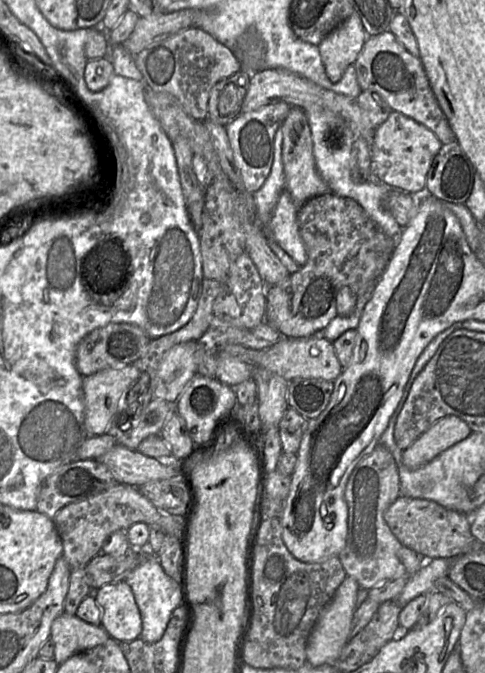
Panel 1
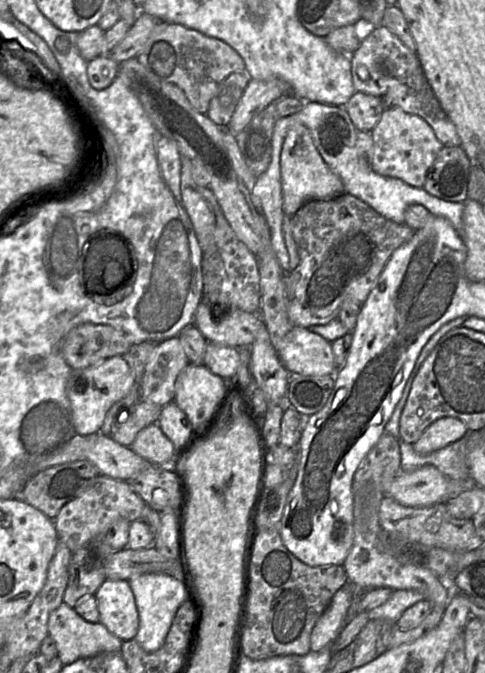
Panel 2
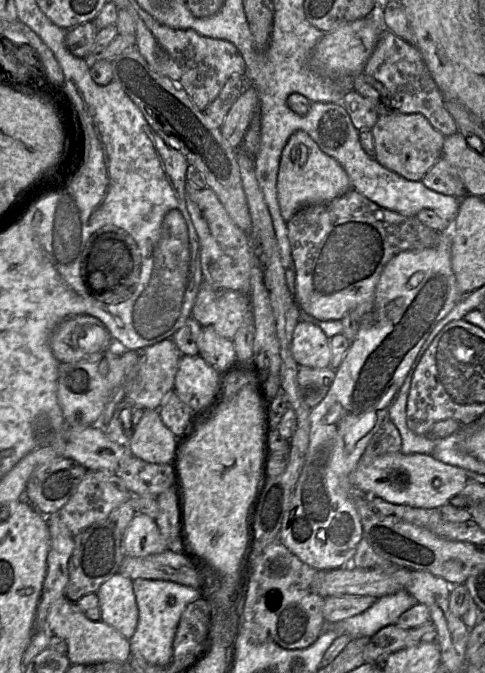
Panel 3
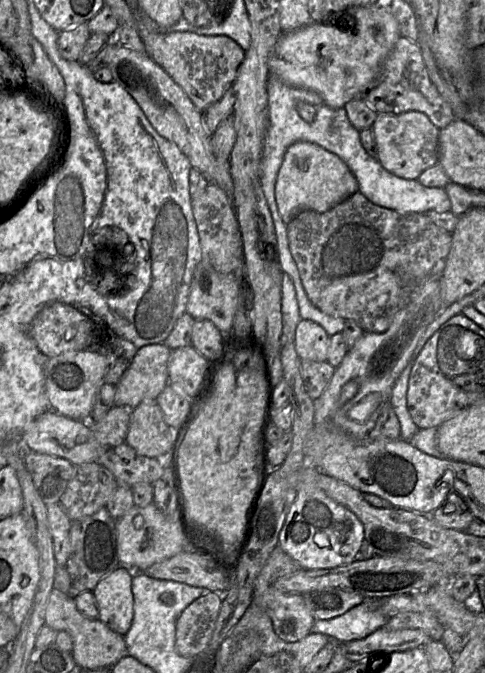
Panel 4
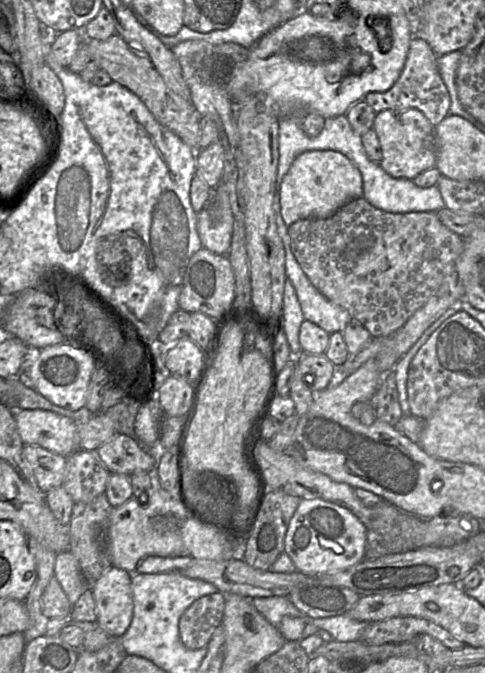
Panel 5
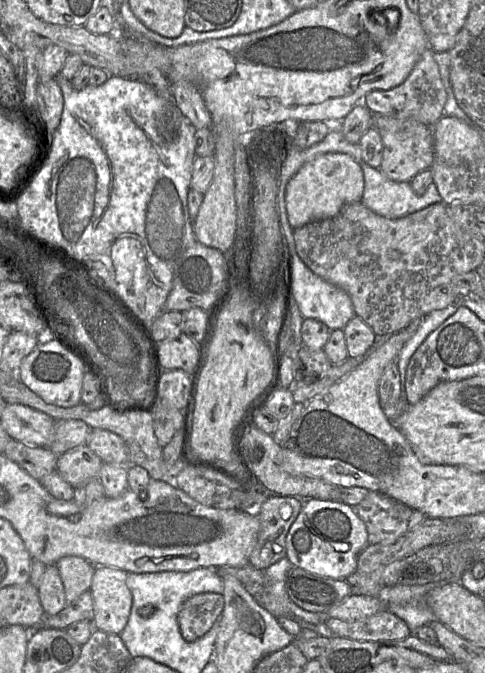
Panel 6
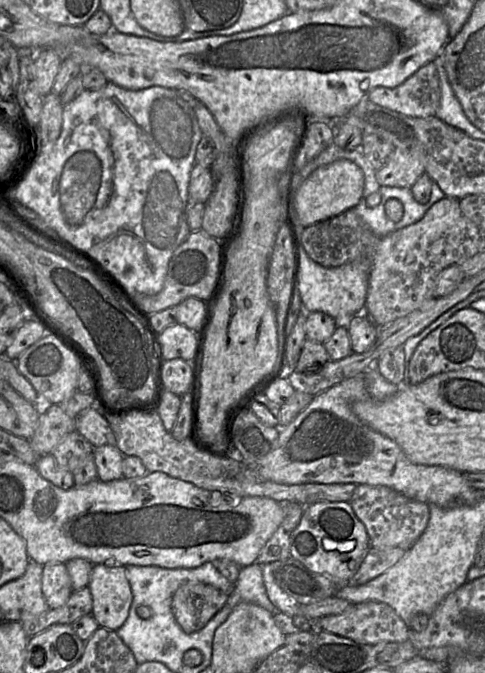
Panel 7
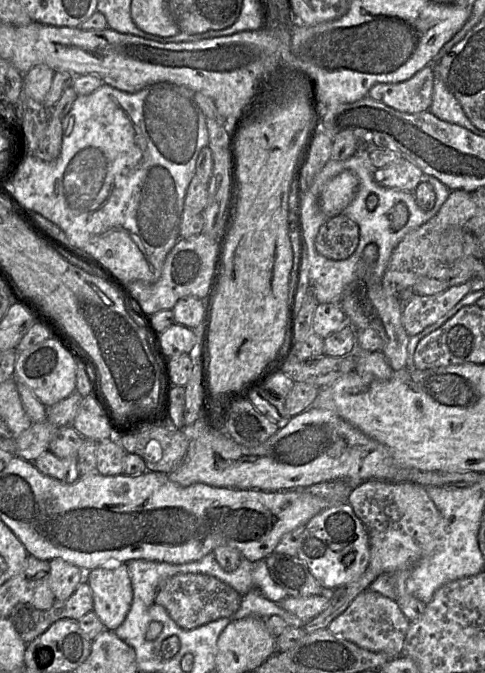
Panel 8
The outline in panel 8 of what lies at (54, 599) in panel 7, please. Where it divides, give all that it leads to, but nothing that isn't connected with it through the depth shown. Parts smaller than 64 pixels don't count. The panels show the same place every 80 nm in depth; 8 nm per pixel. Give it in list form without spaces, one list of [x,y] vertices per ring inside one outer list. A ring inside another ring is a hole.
[[[63,559],[50,562],[49,584],[58,601],[68,599],[85,580],[85,572],[78,566]]]

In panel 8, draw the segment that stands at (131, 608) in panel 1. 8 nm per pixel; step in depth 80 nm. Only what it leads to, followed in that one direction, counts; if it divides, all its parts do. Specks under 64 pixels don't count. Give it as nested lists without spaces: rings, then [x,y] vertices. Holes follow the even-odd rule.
[[[126,563],[108,564],[85,572],[93,594],[93,611],[106,629],[116,630],[126,619],[133,590]]]

